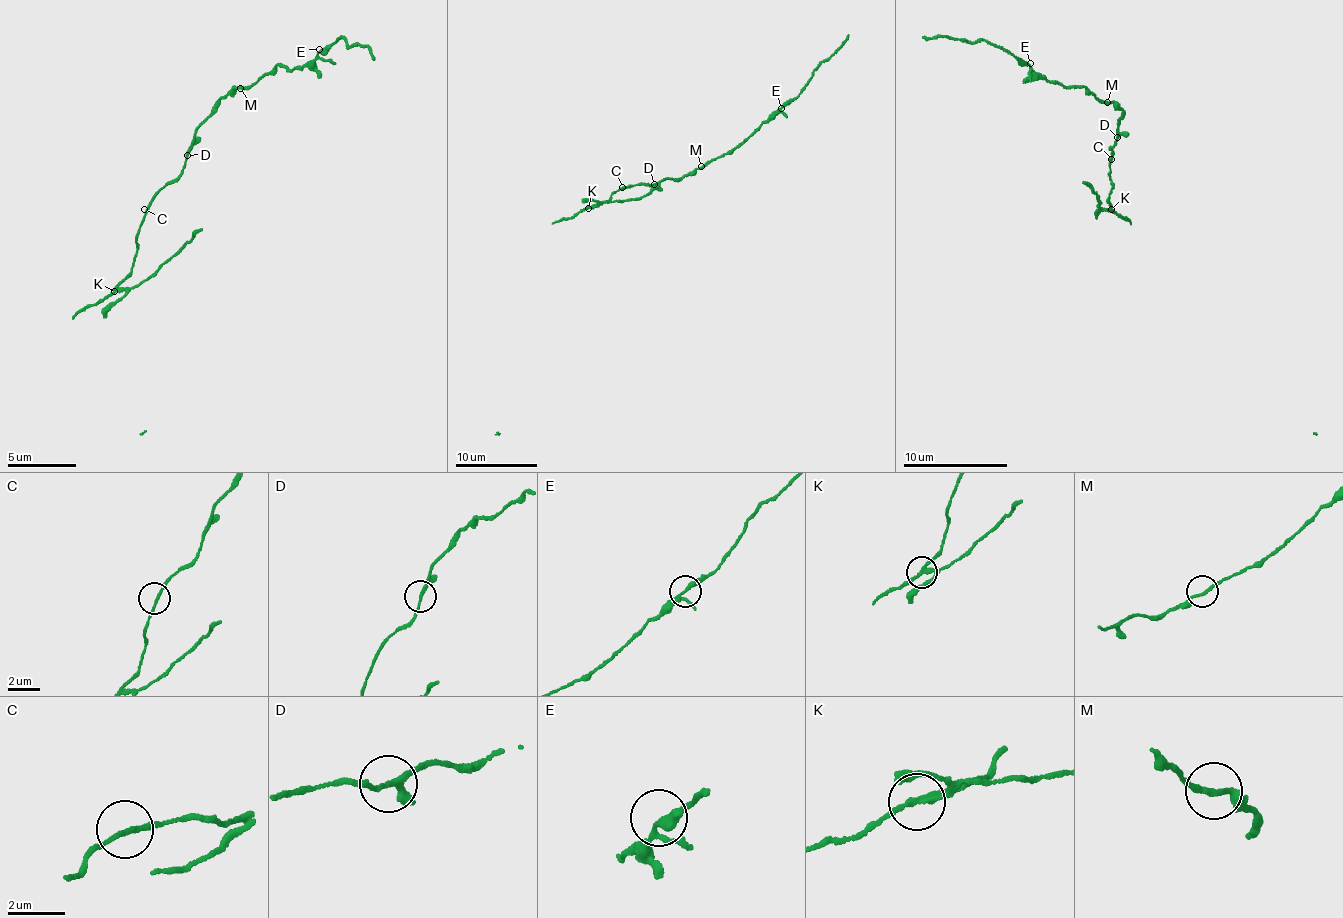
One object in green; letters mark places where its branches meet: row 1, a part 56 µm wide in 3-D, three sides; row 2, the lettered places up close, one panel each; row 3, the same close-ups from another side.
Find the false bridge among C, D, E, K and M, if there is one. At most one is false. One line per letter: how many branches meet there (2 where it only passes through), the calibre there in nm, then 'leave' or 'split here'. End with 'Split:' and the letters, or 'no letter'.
C: 2 | 140 nm | leave
D: 3 | 170 nm | leave
E: 3 | 220 nm | leave
K: 3 | 170 nm | split here
M: 2 | 180 nm | leave
Split: K

